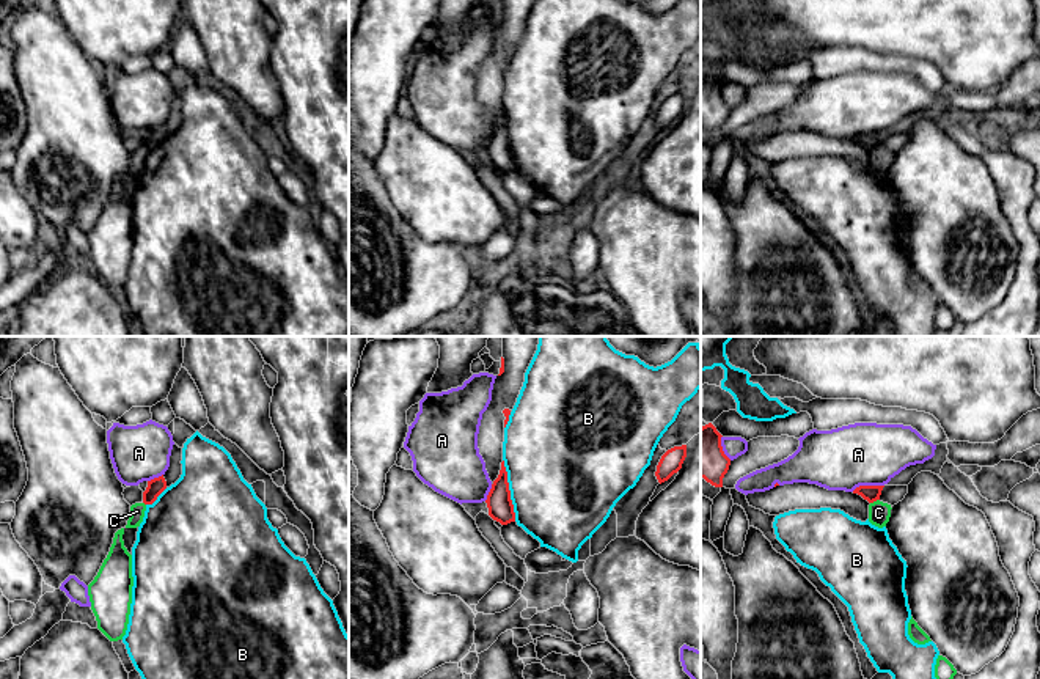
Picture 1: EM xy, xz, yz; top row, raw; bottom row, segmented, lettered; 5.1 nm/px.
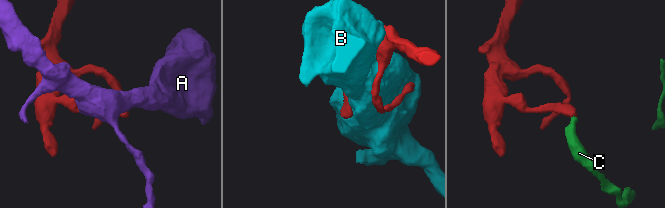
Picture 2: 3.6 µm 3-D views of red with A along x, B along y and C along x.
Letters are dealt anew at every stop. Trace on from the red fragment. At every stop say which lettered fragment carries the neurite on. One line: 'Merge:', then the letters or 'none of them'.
Merge: none of them

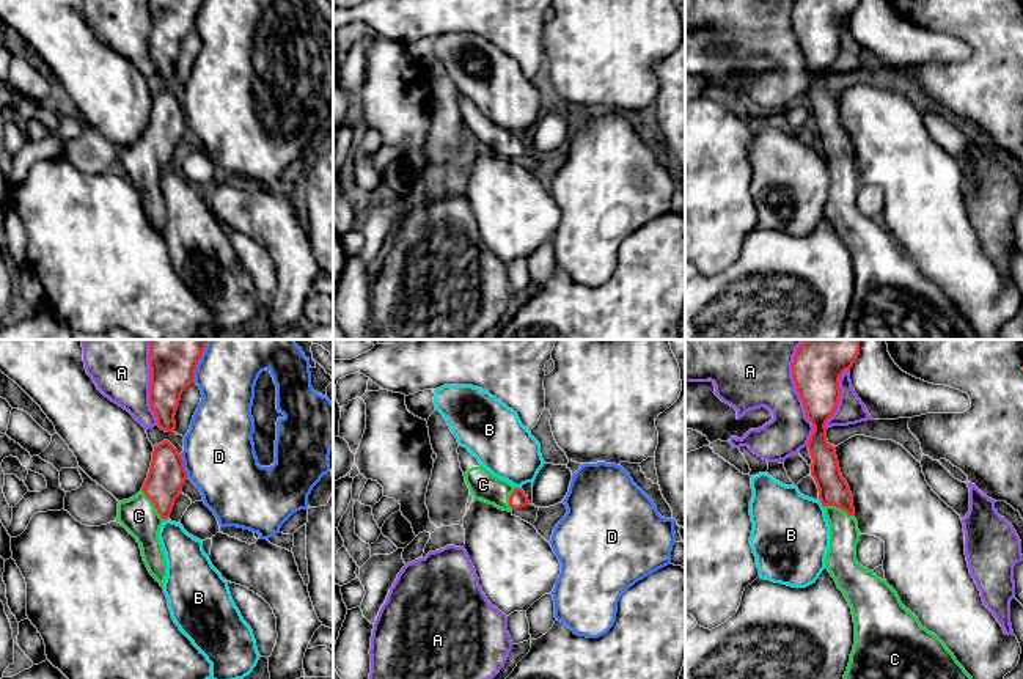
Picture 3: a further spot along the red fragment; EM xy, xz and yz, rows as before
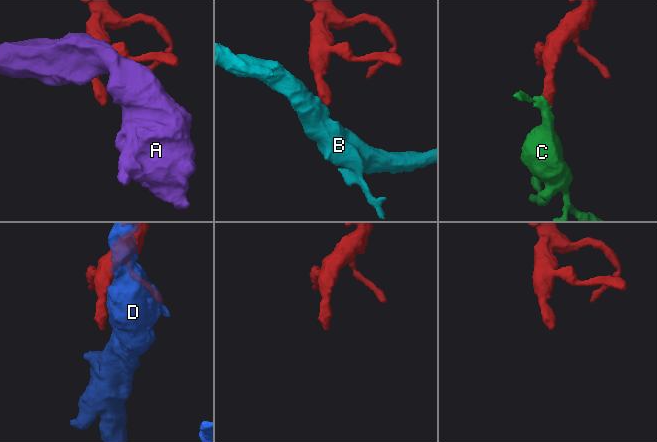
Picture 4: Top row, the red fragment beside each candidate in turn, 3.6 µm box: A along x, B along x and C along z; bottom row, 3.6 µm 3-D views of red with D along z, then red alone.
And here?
Merge: C

